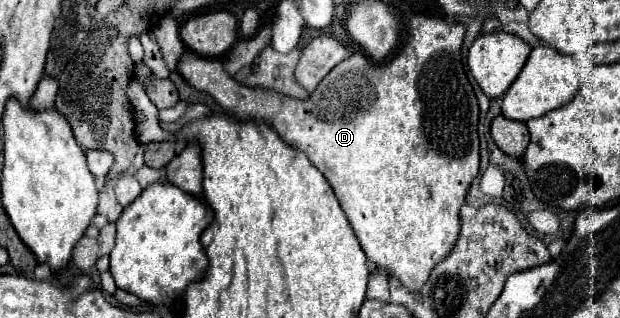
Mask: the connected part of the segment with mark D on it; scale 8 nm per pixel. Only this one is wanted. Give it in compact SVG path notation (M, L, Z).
M411 16L409 42L399 56L387 64L375 66L367 56L357 52L343 64L337 64L305 100L269 88L243 86L225 74L221 60L205 60L195 52L187 52L177 70L191 86L211 94L229 116L265 122L283 142L305 152L333 186L367 260L387 276L395 276L407 290L419 292L431 270L455 248L461 234L459 208L471 182L479 174L479 108L469 74L465 74L461 64L463 34L463 24Z

